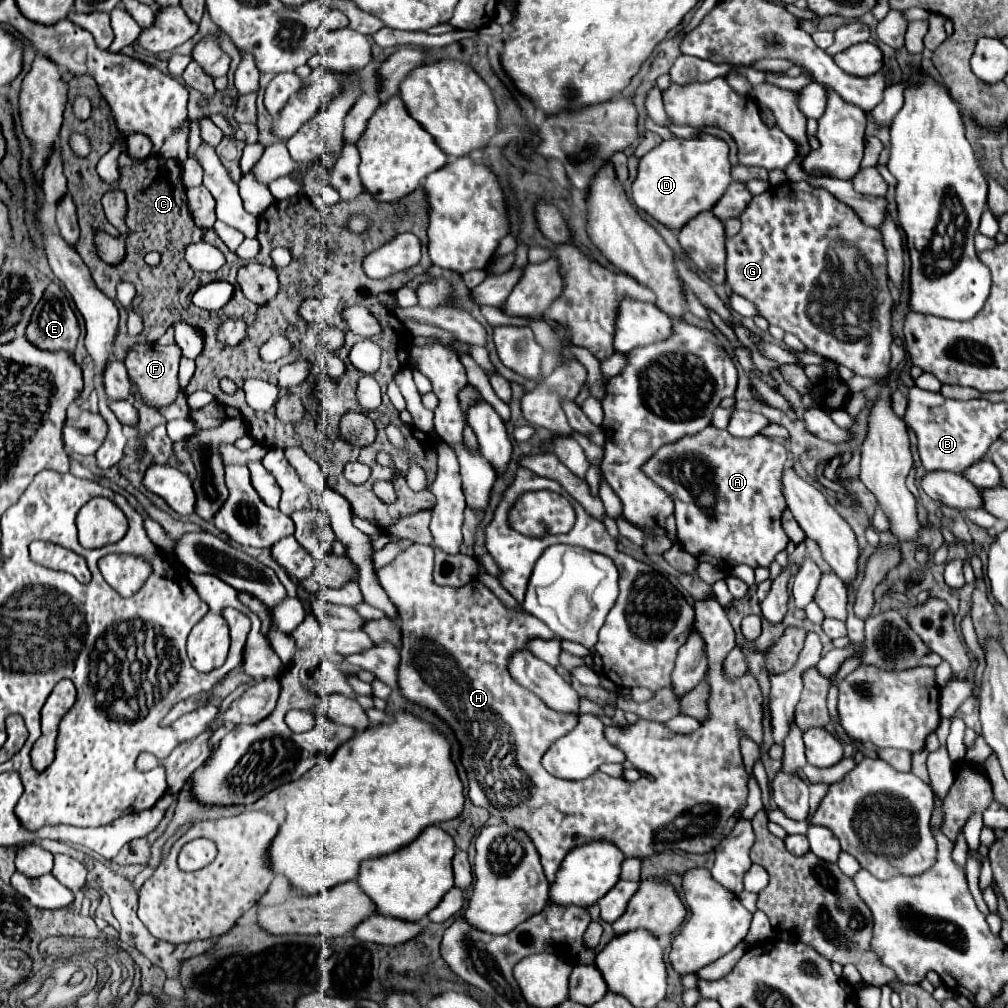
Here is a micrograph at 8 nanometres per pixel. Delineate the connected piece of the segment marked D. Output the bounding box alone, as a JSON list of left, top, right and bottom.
[632,134,732,230]

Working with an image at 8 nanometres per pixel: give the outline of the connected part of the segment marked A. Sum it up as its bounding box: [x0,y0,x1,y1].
[642,424,788,570]

